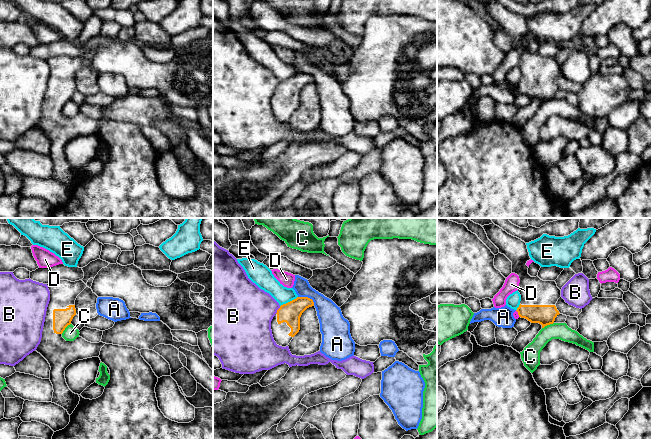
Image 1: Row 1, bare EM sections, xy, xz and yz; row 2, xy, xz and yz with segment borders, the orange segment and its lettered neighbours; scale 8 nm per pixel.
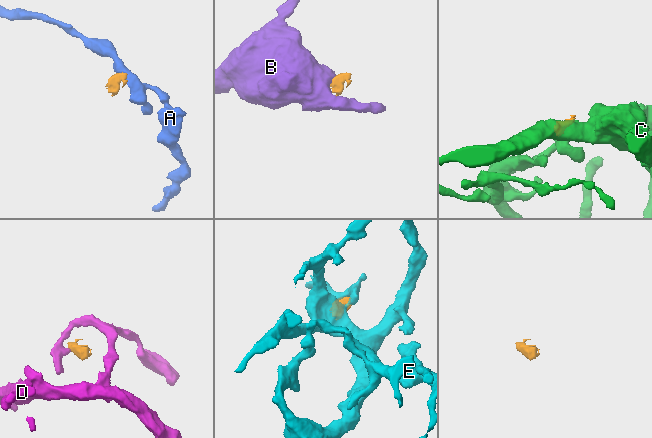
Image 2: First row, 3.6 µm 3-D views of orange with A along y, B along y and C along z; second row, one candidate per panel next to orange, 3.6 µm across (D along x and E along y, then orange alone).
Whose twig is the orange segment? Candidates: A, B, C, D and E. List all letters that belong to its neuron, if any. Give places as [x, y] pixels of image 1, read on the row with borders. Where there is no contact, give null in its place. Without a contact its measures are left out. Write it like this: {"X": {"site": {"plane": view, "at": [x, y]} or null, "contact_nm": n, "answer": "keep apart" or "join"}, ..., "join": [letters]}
{"A": {"site": {"plane": "xz", "at": [307, 297]}, "contact_nm": 150, "answer": "keep apart"}, "B": {"site": {"plane": "xz", "at": [277, 310]}, "contact_nm": 80, "answer": "keep apart"}, "C": {"site": {"plane": "yz", "at": [547, 324]}, "contact_nm": 110, "answer": "keep apart"}, "D": {"site": {"plane": "yz", "at": [518, 313]}, "contact_nm": 60, "answer": "keep apart"}, "E": {"site": {"plane": "xz", "at": [288, 302]}, "contact_nm": 170, "answer": "keep apart"}, "join": []}

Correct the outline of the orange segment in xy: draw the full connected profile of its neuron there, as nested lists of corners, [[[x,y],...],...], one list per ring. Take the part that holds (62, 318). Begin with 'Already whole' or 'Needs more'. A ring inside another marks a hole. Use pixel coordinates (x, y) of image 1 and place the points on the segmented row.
Needs more. [[[53,280],[48,283],[47,286],[50,291],[50,301],[46,311],[41,342],[35,351],[40,353],[48,361],[51,367],[50,381],[54,390],[52,403],[63,407],[68,414],[71,415],[79,404],[80,397],[69,389],[64,375],[65,370],[75,361],[99,357],[101,348],[106,343],[91,343],[80,336],[74,341],[66,341],[62,337],[63,331],[71,324],[73,317],[76,315],[75,300],[77,296],[87,287],[82,280],[75,282],[68,280]]]

